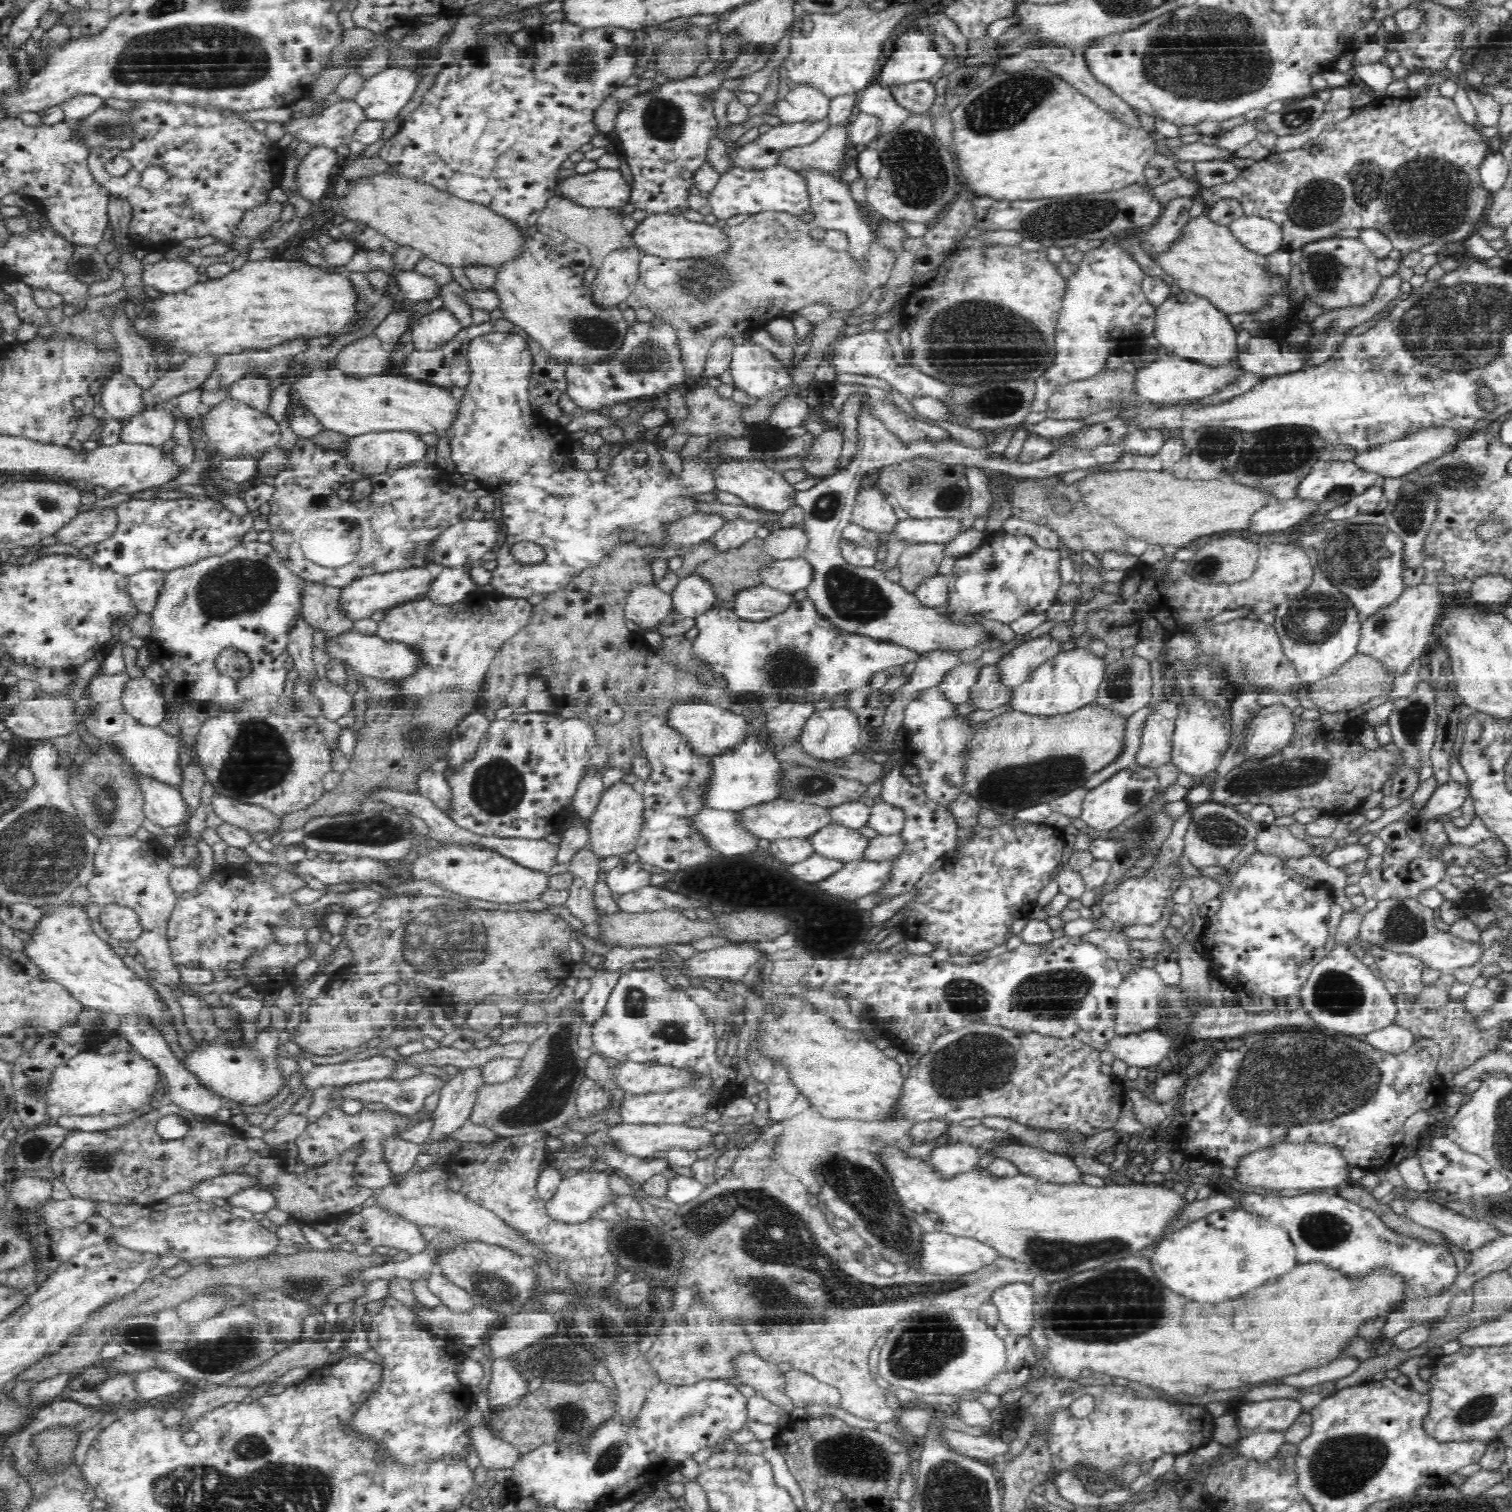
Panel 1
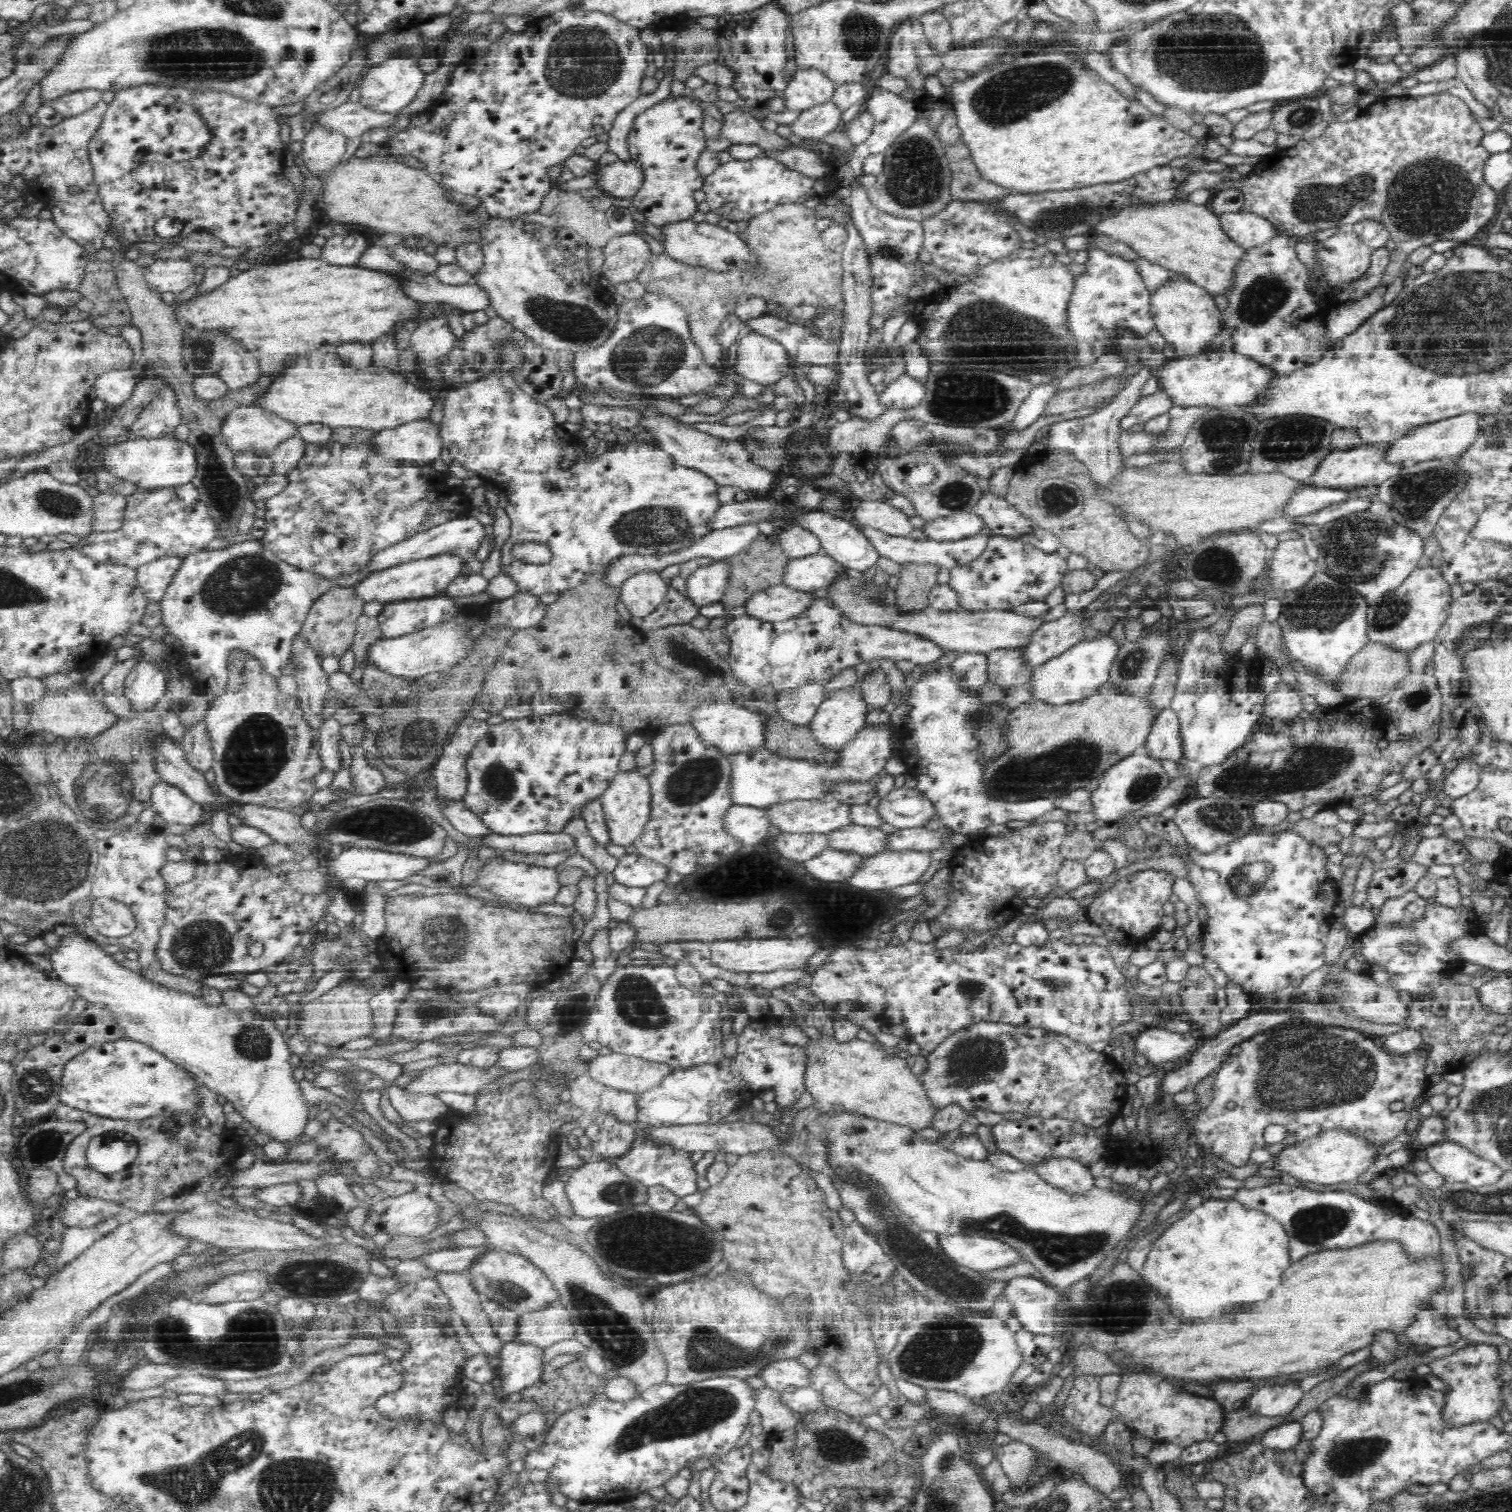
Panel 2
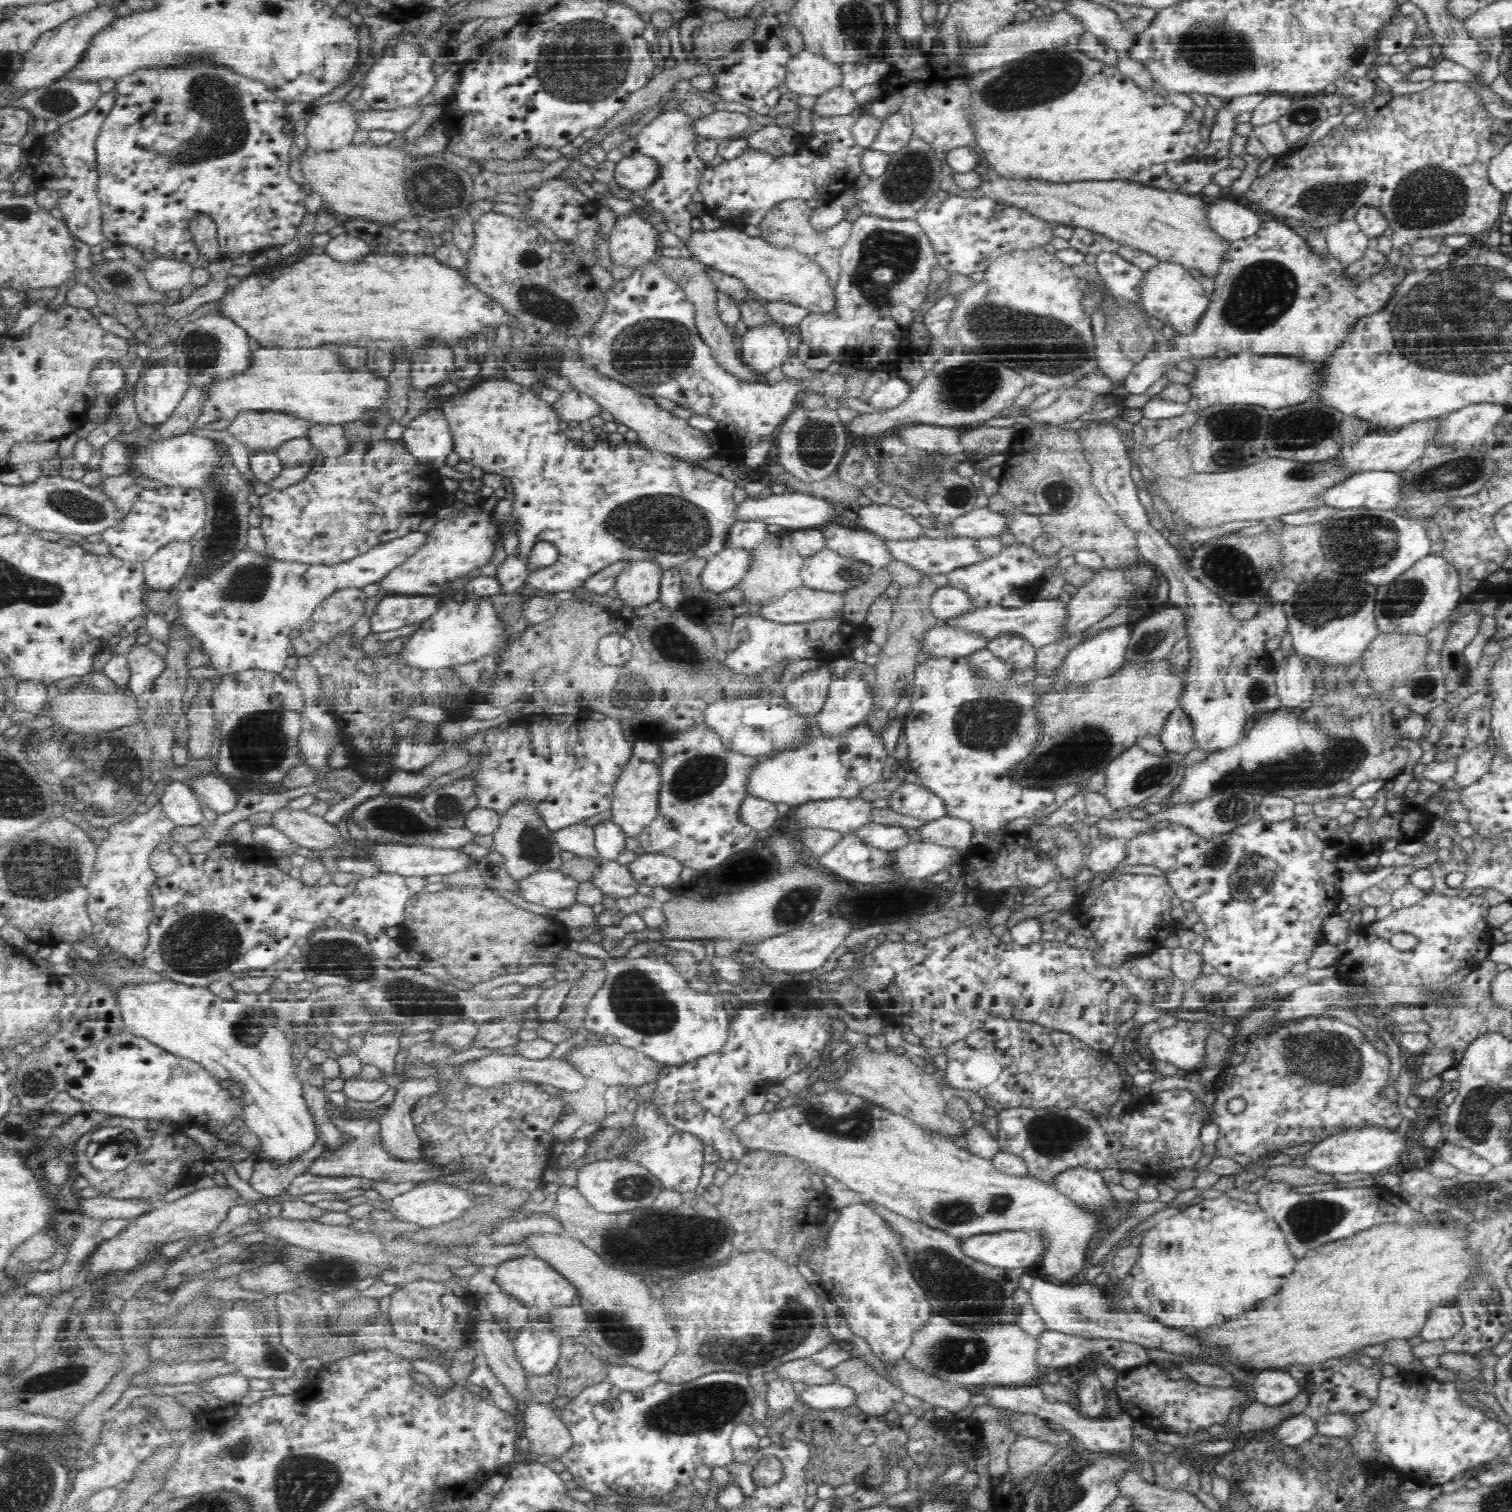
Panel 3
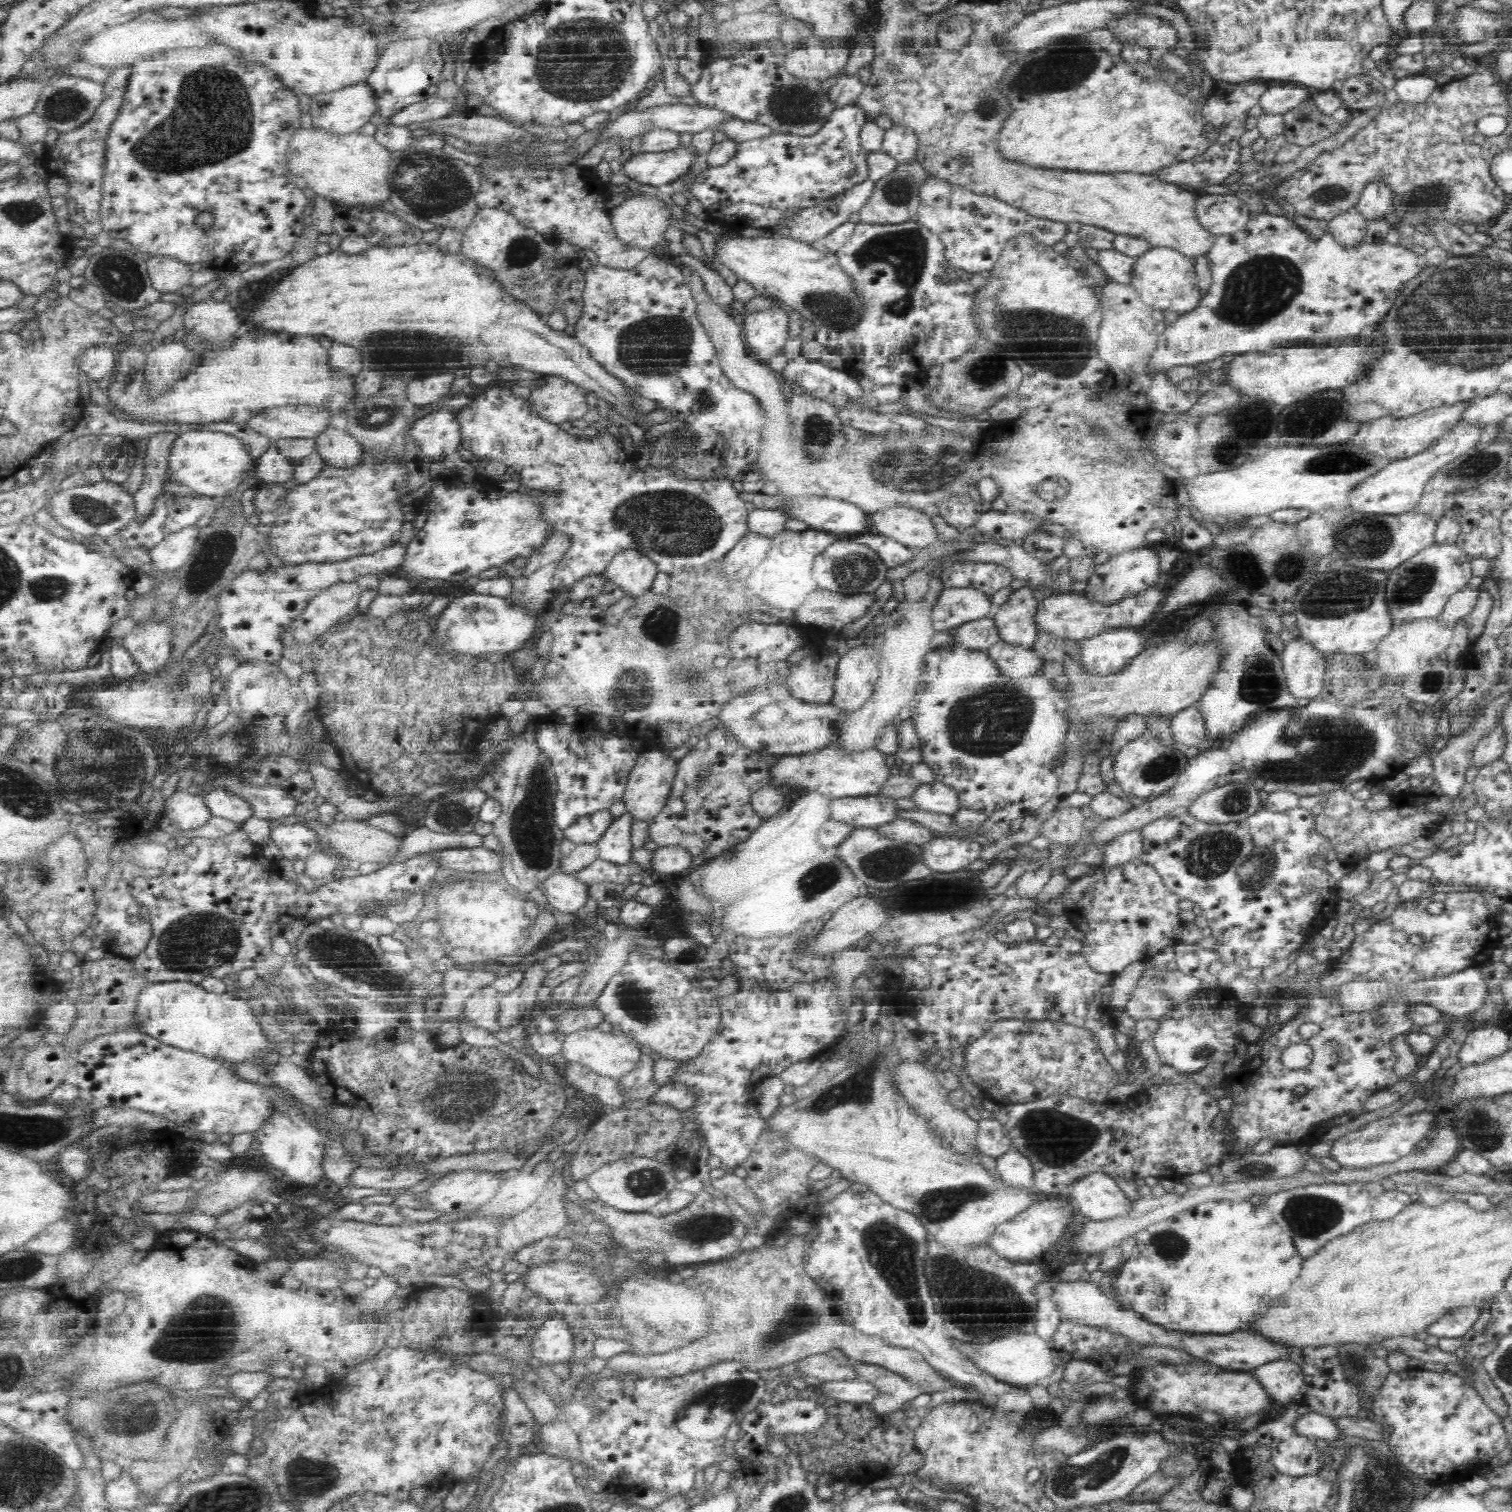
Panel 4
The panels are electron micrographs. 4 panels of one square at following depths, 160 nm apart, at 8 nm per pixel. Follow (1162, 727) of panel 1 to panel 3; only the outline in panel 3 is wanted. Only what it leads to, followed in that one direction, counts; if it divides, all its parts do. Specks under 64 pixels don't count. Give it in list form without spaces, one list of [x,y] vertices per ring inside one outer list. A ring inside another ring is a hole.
[[[1177,708],[1169,716],[1165,728],[1158,736],[1166,750],[1173,754],[1185,755],[1198,747],[1191,718],[1182,708]]]

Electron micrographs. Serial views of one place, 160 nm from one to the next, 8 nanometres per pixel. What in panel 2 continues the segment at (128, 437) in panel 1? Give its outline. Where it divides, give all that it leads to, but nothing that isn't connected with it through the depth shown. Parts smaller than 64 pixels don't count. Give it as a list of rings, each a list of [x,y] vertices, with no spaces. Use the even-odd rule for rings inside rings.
[[[163,376],[154,381],[160,383],[153,400],[140,412],[139,417],[130,427],[139,437],[164,437],[182,423],[178,396],[174,387]]]

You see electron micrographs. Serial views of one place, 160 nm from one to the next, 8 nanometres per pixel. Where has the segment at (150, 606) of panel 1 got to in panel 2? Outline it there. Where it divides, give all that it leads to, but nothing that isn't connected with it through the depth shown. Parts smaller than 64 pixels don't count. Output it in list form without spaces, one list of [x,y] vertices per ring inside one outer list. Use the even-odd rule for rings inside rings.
[[[162,554],[136,568],[137,581],[149,601],[161,600],[184,559],[181,554]]]

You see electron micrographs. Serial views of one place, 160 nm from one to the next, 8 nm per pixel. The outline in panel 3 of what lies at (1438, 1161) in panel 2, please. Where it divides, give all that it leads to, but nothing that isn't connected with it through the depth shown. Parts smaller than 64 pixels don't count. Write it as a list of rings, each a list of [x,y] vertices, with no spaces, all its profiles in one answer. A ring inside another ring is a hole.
[[[1442,1143],[1437,1148],[1436,1158],[1442,1158],[1458,1170],[1473,1175],[1484,1175],[1493,1167],[1493,1164],[1488,1164],[1489,1161],[1485,1158],[1452,1143]]]

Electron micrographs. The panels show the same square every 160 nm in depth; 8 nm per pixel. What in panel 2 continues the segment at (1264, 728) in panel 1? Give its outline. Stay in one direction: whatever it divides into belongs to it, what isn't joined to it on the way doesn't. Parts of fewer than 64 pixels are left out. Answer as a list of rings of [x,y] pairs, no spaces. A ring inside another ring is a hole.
[[[1279,681],[1276,689],[1267,696],[1264,716],[1288,720],[1303,714],[1302,692],[1290,684]]]

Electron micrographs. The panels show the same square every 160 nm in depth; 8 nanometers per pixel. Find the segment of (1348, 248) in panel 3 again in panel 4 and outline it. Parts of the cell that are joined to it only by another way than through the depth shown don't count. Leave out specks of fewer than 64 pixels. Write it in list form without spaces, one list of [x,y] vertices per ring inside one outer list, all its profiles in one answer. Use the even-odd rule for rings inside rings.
[[[1354,206],[1337,214],[1322,227],[1329,230],[1342,244],[1350,246],[1365,238],[1368,223],[1367,218]]]

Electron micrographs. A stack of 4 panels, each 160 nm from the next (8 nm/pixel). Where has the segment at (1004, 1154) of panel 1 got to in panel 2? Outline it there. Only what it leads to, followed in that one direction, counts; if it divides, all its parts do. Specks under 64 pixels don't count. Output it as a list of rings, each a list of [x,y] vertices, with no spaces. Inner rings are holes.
[[[1052,1159],[1039,1164],[1036,1172],[1051,1185],[1071,1195],[1096,1190],[1096,1178],[1087,1166],[1072,1159]]]

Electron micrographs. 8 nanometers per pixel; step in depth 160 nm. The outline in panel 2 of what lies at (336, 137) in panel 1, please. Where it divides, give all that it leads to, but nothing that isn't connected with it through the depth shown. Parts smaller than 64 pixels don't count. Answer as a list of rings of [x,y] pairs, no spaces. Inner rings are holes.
[[[345,102],[335,109],[328,109],[321,114],[319,124],[331,126],[343,132],[346,137],[361,136],[373,128],[392,128],[400,118],[397,112],[380,112],[357,102]]]

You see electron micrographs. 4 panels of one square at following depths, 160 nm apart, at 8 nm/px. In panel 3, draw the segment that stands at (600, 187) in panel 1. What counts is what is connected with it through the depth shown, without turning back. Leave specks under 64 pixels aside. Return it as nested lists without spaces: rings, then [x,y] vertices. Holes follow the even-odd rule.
[[[635,150],[617,163],[614,176],[618,185],[631,190],[636,197],[661,177],[661,164],[657,158]]]

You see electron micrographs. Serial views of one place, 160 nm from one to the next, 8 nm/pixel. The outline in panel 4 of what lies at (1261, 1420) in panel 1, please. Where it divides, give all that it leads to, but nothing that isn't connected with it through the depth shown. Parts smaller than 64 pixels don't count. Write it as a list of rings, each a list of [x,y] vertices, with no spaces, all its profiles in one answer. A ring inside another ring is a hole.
[[[1286,1355],[1253,1367],[1252,1373],[1284,1405],[1290,1402],[1305,1381],[1302,1367]]]

